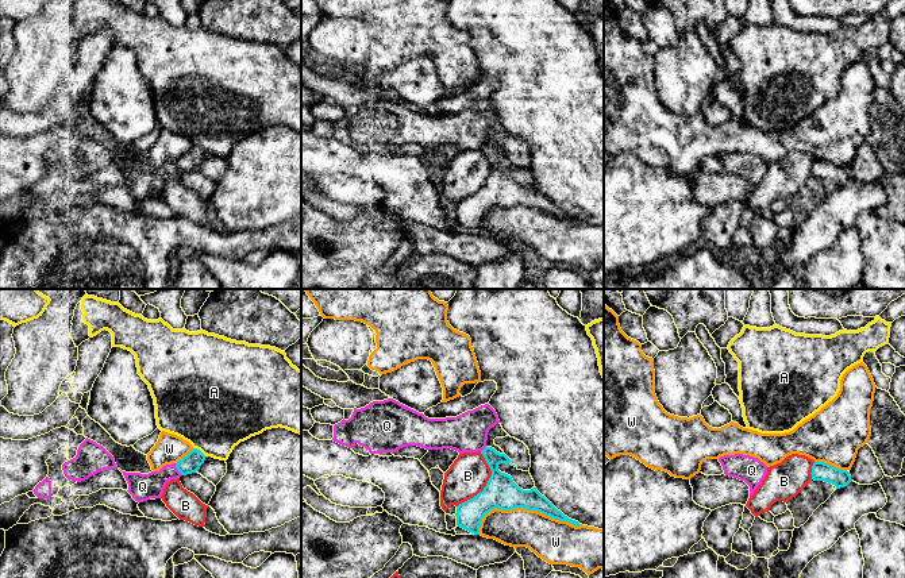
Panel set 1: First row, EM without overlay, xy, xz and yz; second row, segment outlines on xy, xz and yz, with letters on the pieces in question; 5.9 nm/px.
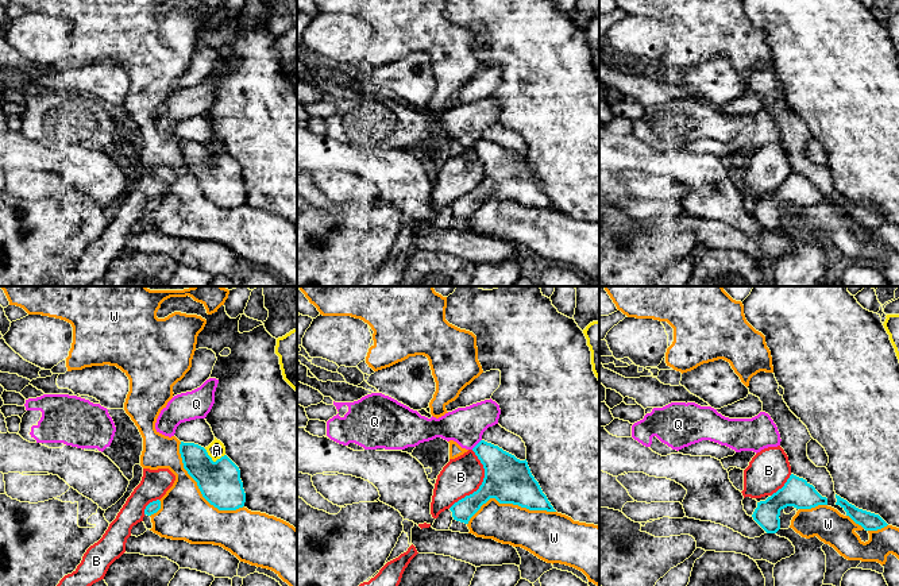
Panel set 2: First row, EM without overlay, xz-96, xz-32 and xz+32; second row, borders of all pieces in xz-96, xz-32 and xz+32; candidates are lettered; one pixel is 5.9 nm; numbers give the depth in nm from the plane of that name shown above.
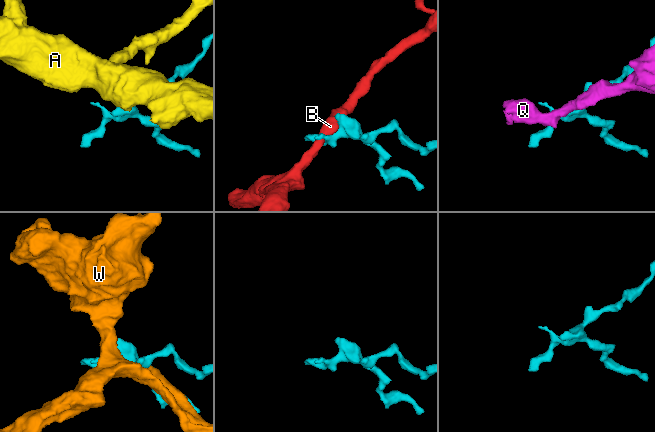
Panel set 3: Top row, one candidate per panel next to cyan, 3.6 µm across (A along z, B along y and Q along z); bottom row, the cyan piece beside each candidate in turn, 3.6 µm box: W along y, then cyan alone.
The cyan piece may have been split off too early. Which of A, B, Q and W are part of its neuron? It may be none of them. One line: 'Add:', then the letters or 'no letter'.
Add: no letter

